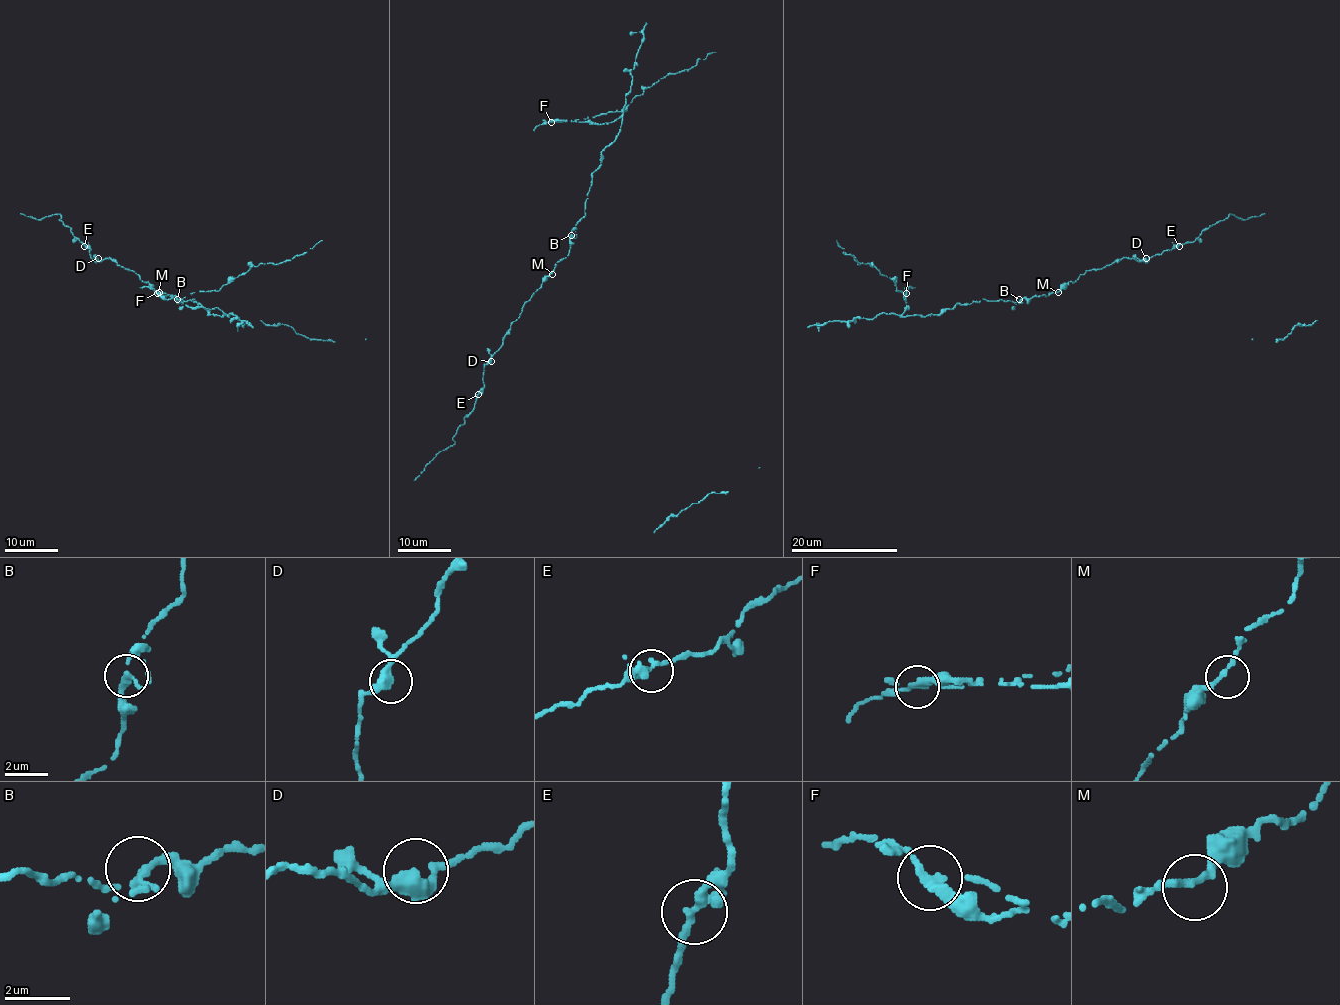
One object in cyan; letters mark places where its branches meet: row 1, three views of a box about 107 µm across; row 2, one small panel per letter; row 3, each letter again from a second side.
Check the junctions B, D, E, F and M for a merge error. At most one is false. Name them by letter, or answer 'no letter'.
F

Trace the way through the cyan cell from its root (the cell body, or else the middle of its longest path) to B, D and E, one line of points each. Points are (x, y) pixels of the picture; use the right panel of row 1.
B: (1075, 280), (1046, 296), (1019, 299)
D: (1075, 280), (1087, 270), (1102, 269), (1123, 258), (1138, 261), (1146, 258)
E: (1075, 280), (1087, 270), (1102, 269), (1123, 258), (1147, 261), (1179, 246)

